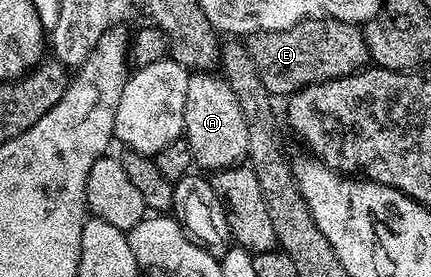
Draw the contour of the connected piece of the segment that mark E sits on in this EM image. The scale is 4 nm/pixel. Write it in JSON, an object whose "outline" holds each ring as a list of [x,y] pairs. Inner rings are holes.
{"outline":[[[310,17],[282,31],[252,33],[246,38],[246,46],[262,83],[272,95],[291,95],[306,85],[359,73],[370,61],[363,28],[329,17]]]}

